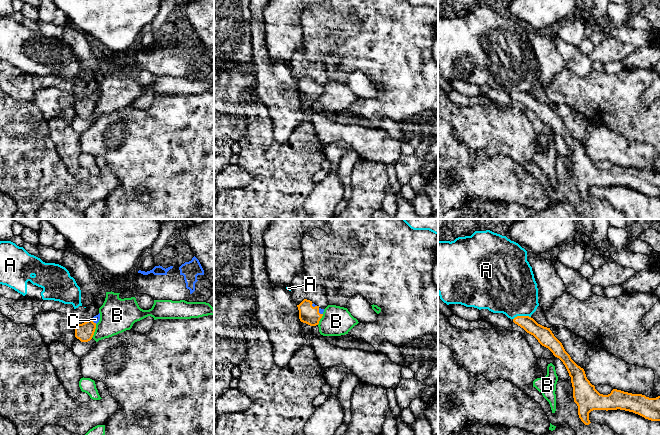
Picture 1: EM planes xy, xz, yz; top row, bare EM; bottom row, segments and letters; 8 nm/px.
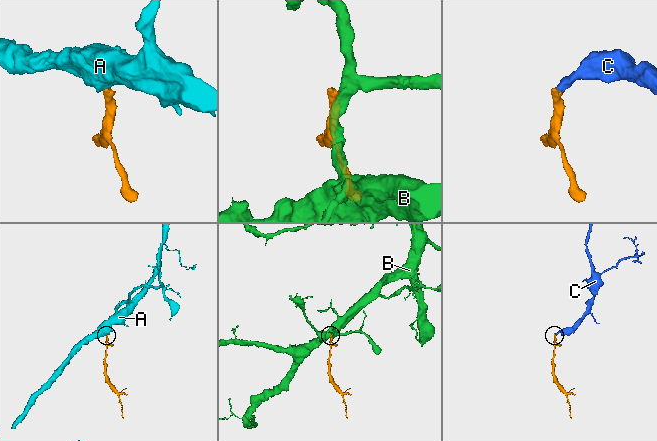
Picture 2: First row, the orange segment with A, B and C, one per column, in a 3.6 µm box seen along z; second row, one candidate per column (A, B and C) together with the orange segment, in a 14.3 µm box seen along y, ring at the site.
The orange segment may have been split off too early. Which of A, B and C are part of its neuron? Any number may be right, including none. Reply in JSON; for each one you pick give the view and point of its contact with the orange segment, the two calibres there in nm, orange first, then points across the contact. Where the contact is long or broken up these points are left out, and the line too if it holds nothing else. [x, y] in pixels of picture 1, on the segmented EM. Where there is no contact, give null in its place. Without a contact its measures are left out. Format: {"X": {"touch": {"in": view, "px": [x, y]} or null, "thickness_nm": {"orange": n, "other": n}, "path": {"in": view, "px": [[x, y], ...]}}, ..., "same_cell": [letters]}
{"C": {"touch": {"in": "xz", "px": [318, 312]}, "thickness_nm": {"orange": 150, "other": 40}, "path": {"in": "xz", "px": [[308, 314], [318, 312], [321, 311]]}}, "same_cell": ["C"]}

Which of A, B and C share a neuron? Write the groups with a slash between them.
A / B / C

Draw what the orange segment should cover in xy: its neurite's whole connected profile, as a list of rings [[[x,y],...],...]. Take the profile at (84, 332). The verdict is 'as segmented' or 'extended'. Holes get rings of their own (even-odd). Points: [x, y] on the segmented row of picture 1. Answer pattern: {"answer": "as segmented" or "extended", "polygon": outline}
{"answer": "extended", "polygon": [[[100,313],[82,324],[77,324],[75,326],[75,337],[81,342],[90,341],[94,335],[96,324],[99,322],[99,320]]]}

